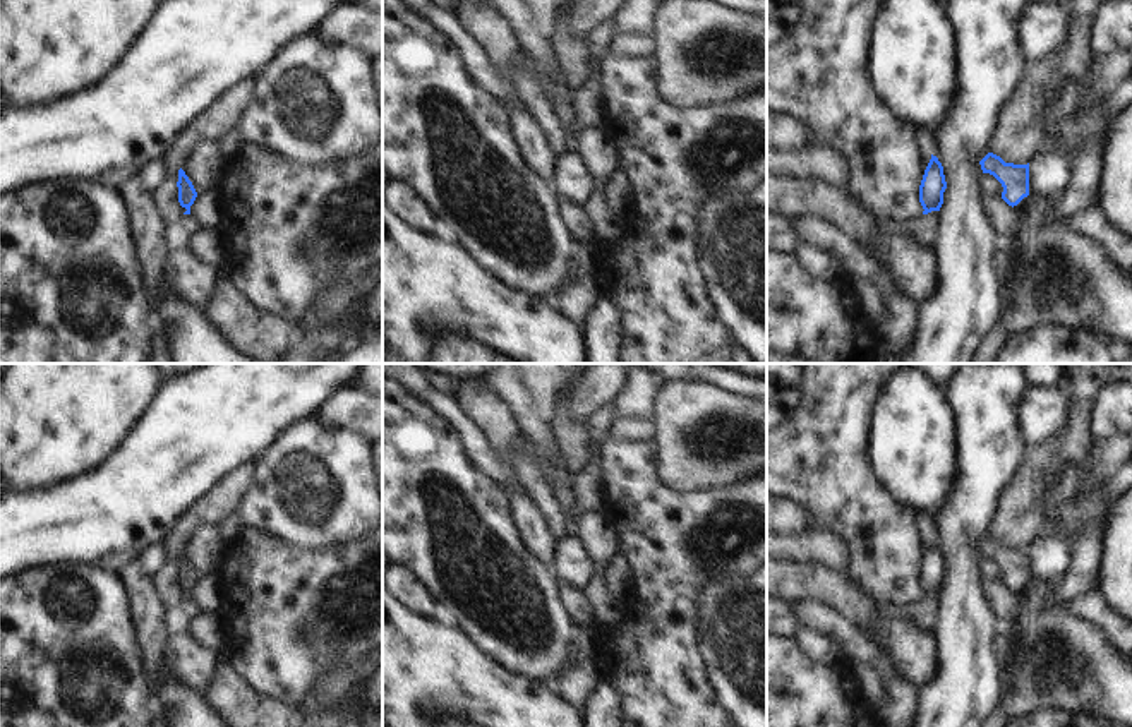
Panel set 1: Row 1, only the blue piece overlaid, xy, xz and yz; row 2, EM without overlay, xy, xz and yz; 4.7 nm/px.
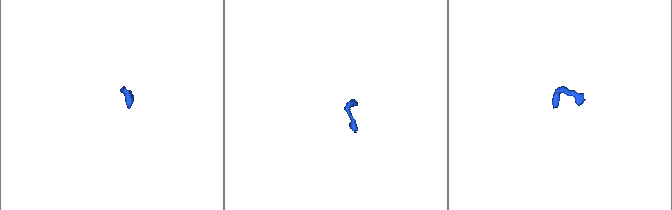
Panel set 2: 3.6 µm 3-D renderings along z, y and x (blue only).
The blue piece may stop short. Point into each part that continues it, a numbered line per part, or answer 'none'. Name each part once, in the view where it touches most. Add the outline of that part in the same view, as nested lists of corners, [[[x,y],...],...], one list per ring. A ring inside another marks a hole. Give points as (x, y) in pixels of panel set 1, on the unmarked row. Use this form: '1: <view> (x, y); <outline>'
1: yz (911, 611); [[[931,595],[918,602],[907,602],[899,607],[894,607],[892,604],[885,604],[878,607],[880,617],[883,619],[899,617],[904,622],[914,622],[923,614],[933,614],[938,619],[940,616],[940,597],[938,595]]]

